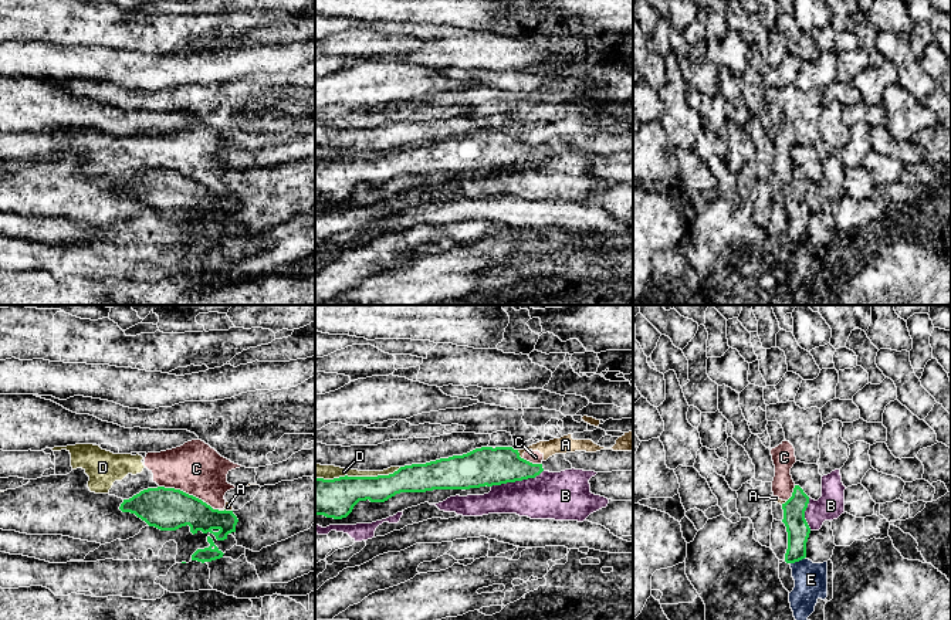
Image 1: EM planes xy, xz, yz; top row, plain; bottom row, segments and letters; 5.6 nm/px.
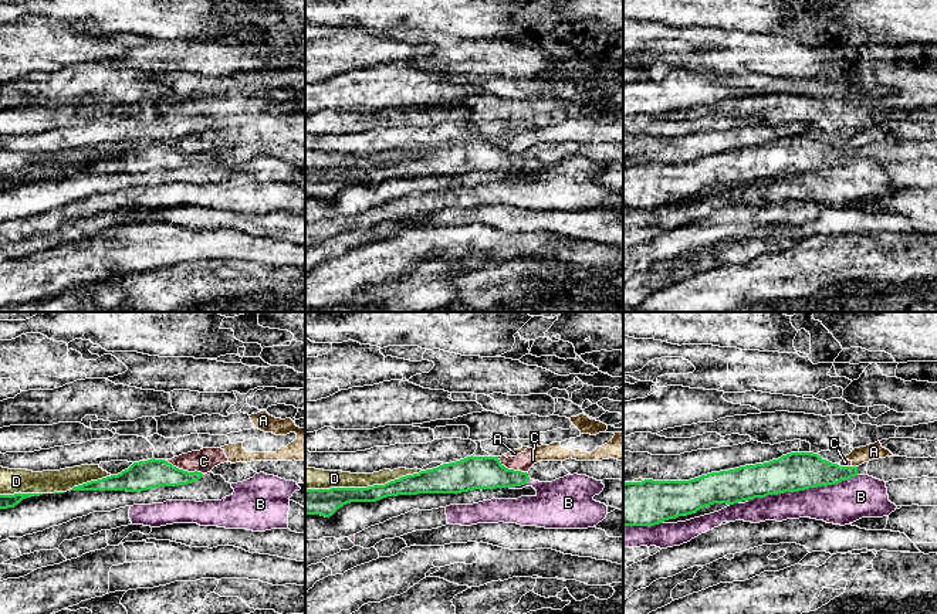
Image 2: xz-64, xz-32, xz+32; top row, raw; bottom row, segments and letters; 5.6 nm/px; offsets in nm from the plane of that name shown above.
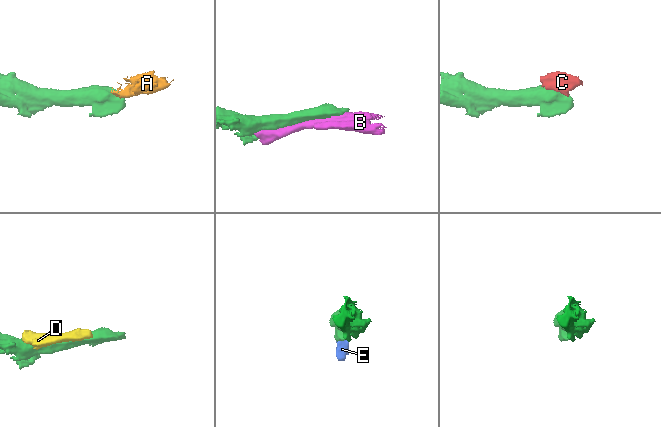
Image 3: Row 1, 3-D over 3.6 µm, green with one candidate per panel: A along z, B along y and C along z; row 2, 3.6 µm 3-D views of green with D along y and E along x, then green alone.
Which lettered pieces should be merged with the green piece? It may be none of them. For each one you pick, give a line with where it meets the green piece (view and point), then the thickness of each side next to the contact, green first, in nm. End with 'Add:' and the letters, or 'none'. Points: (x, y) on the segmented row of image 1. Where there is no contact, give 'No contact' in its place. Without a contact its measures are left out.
Add: none

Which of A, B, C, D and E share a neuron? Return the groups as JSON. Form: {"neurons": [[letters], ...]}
{"neurons": [["A", "C", "D"], ["B"], ["E"]]}

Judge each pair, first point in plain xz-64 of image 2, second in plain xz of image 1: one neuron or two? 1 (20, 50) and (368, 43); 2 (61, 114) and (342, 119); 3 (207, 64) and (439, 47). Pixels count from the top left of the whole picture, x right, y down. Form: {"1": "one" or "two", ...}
{"1": "one", "2": "one", "3": "one"}

